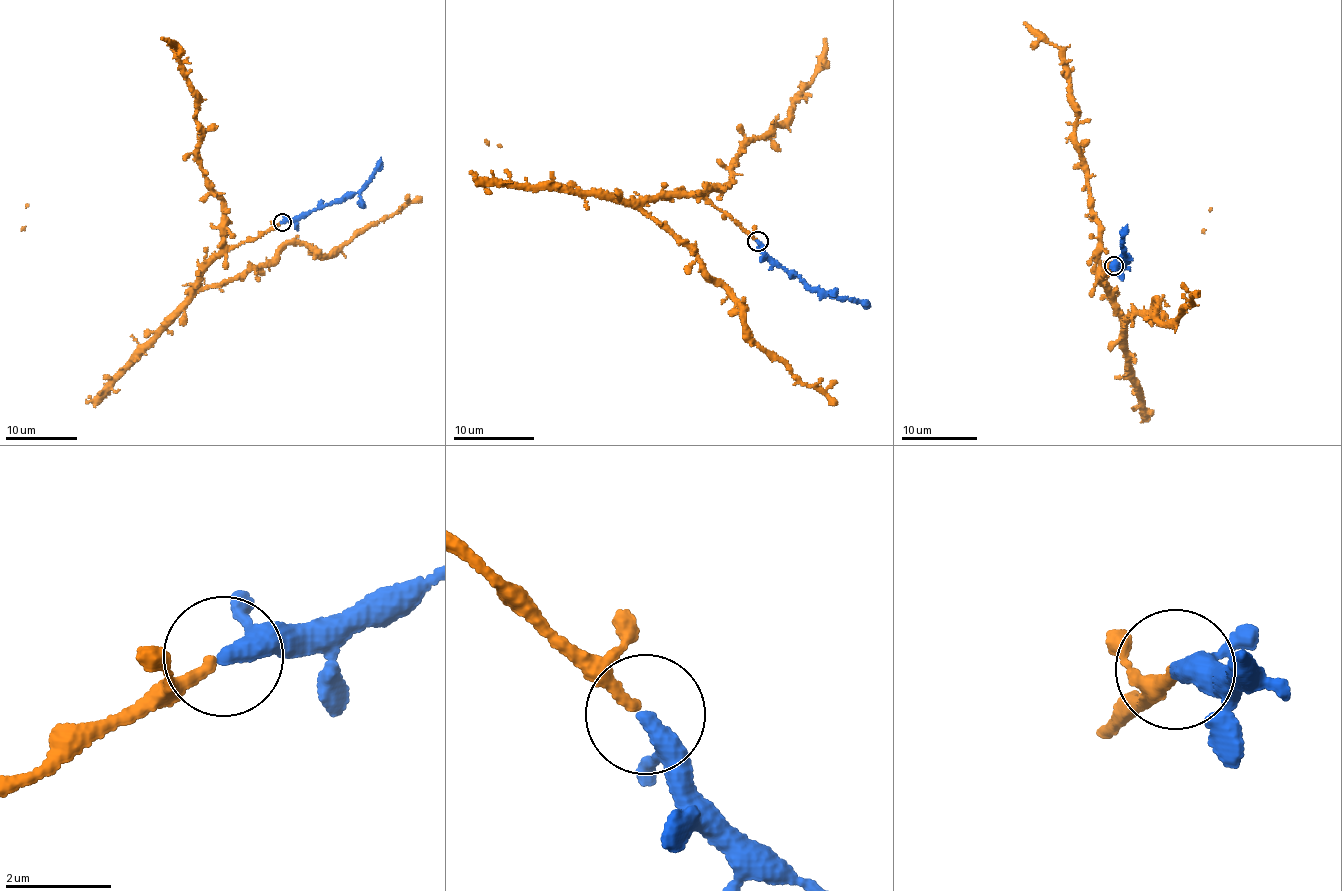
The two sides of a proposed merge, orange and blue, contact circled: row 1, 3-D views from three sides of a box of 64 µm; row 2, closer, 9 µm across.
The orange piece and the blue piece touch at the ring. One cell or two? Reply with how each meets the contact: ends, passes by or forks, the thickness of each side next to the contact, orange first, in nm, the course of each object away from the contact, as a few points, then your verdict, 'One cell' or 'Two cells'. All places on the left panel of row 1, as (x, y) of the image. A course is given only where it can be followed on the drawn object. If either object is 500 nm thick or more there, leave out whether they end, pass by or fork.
At the ring orange ends. At the ring blue passes by. Thickness 220 nm (orange) against 280 nm. Course of orange: (280, 221), (224, 250), (197, 285), (221, 287), (287, 244), (332, 252), (421, 196). Course of blue: (282, 222), (299, 220), (318, 207), (352, 196), (370, 179), (381, 157). One cell

